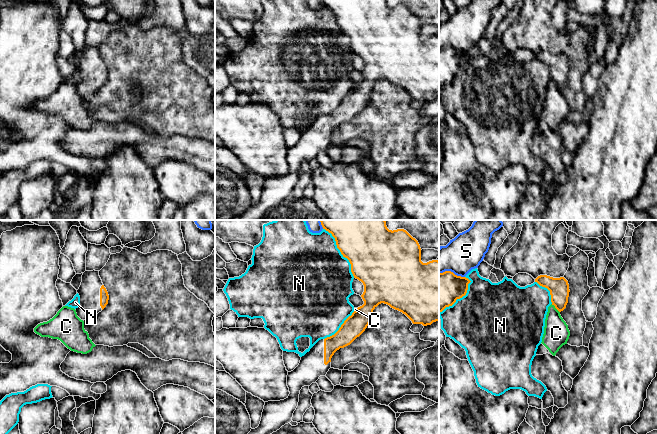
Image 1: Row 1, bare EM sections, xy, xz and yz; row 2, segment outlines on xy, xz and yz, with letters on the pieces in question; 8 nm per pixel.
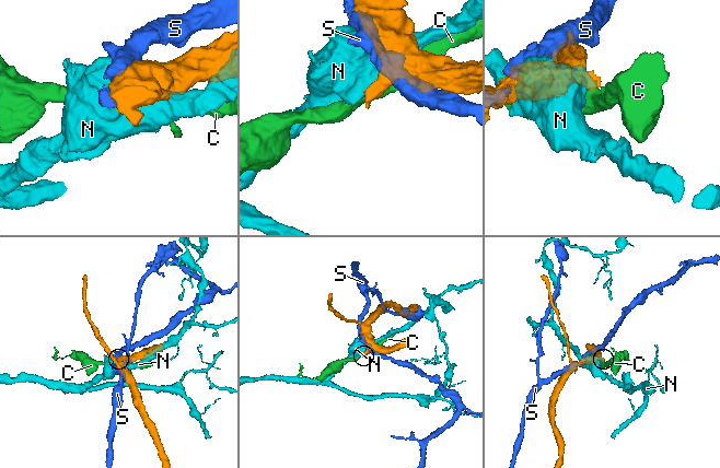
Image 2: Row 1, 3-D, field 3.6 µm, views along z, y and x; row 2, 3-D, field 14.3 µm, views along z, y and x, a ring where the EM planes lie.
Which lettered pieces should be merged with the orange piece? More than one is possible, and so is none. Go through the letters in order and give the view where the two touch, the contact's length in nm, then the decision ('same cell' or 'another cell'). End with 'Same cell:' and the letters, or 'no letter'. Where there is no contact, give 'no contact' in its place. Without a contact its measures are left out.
C: contact in yz; length 100 nm; another cell
N: contact in xz; length 480 nm; another cell
S: contact in yz; length 220 nm; another cell
Same cell: no letter

